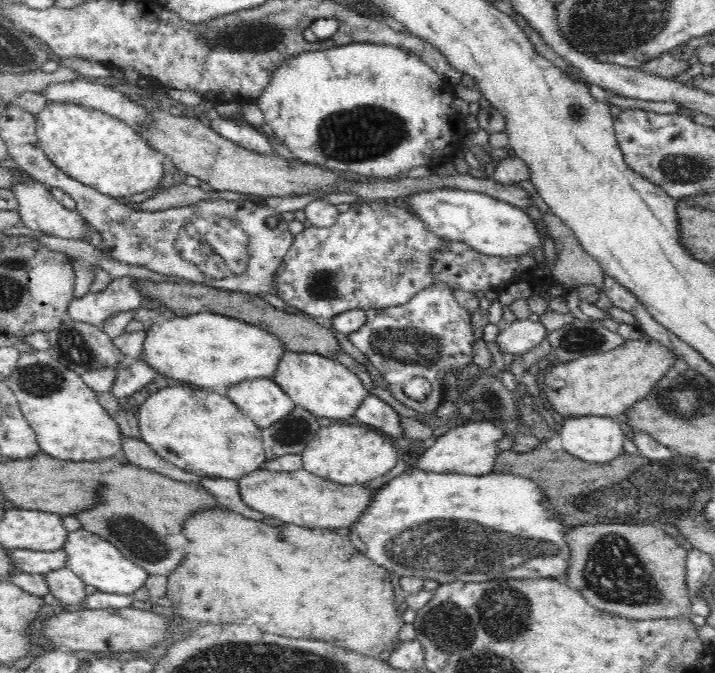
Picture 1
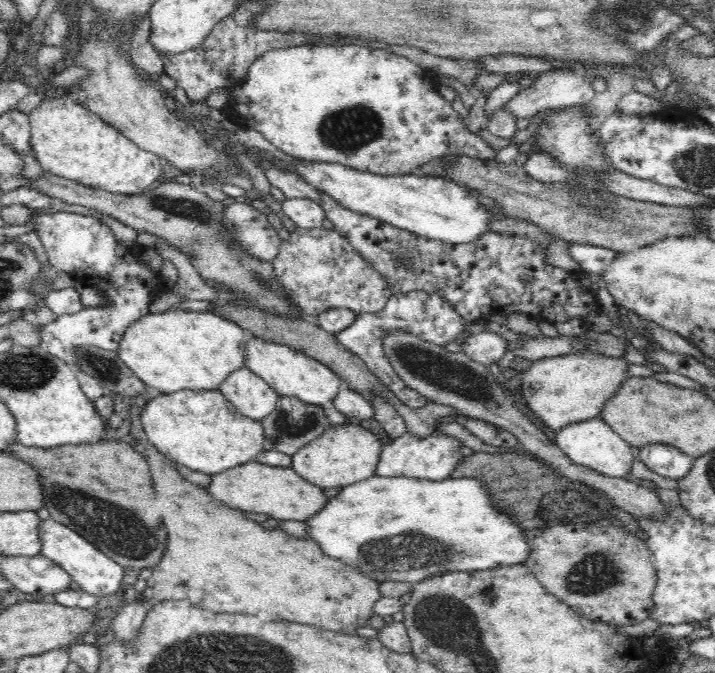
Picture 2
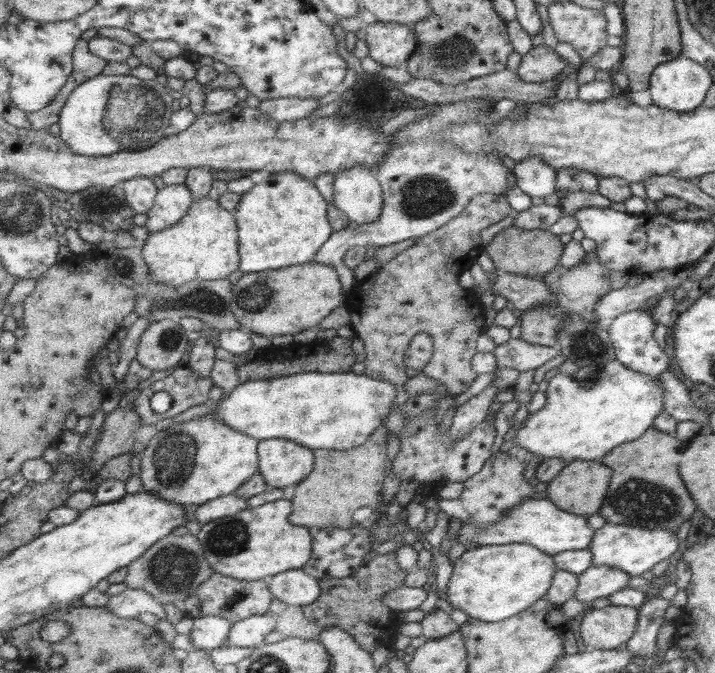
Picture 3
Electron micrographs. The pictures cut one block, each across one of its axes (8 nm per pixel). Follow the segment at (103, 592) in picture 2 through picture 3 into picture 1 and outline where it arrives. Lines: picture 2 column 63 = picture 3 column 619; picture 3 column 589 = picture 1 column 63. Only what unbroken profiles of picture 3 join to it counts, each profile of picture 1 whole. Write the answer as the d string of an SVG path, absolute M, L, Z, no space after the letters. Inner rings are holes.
M82 528L66 533L61 550L65 554L65 567L80 577L84 585L92 586L99 592L132 596L151 575L124 558L116 546Z

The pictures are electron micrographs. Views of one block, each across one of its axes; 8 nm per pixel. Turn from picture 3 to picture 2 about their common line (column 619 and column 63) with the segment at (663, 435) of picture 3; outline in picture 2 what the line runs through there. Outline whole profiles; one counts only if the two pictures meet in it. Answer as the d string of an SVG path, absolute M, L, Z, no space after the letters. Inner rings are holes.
M98 439L97 441L90 441L87 443L78 444L63 444L55 447L29 447L20 444L18 441L12 441L4 447L3 452L8 452L12 456L15 456L18 460L24 460L26 464L32 467L32 470L37 472L37 479L39 480L40 490L43 494L43 507L49 512L49 517L60 524L65 524L68 528L71 528L74 532L83 536L92 546L95 546L100 552L103 552L108 558L111 558L114 562L117 562L122 567L130 566L134 569L152 568L159 560L160 556L164 554L164 548L166 548L166 529L163 527L164 522L160 522L162 518L158 518L158 512L154 510L154 506L148 506L148 498L150 496L150 470L148 470L148 463L145 457L137 449L136 446L128 444L127 442L114 439Z

